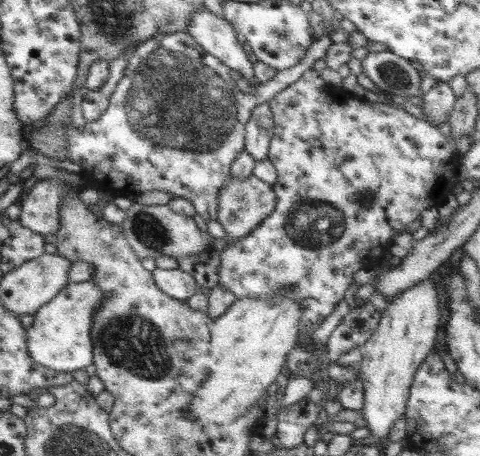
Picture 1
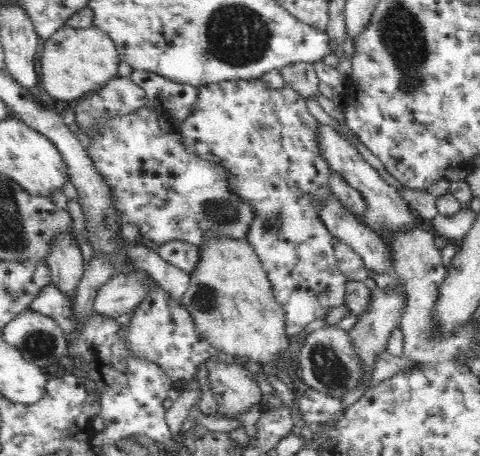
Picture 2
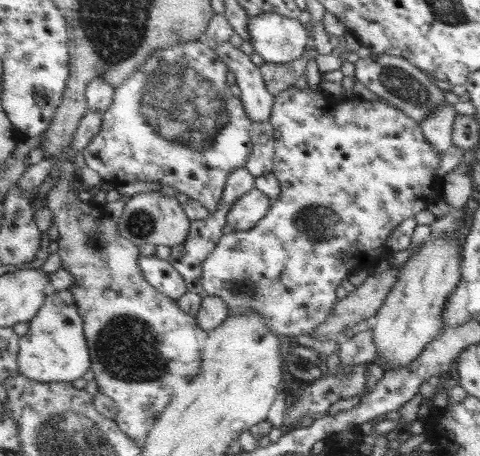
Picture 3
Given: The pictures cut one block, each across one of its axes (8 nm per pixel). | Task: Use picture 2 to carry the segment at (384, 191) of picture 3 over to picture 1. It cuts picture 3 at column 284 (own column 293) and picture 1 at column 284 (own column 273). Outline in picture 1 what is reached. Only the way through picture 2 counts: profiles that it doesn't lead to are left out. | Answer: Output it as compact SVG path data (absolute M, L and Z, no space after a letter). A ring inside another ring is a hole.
M307 70L297 82L293 82L287 90L283 90L279 96L275 96L271 102L271 108L275 112L275 122L277 122L277 132L275 138L271 140L271 150L269 150L269 158L271 164L275 164L277 172L279 172L279 184L275 186L277 196L279 196L279 208L275 210L275 214L271 214L271 218L267 218L267 222L263 222L251 236L243 238L243 242L237 242L235 246L227 248L221 254L221 268L219 268L219 278L221 278L221 286L229 288L231 292L235 292L239 298L267 298L271 294L281 292L283 288L295 288L295 298L305 306L305 314L303 314L303 330L311 328L311 336L315 334L315 330L319 328L319 324L335 310L335 306L343 300L343 292L351 286L353 276L361 270L371 272L375 268L381 266L381 256L389 254L389 246L391 246L391 238L399 236L403 232L403 228L415 220L421 220L421 212L423 210L431 210L431 208L439 208L445 198L449 194L453 194L455 184L459 182L457 178L457 168L459 168L459 160L461 156L455 152L455 148L451 148L447 144L447 140L437 132L435 126L431 126L427 120L417 120L411 114L407 114L401 106L387 106L387 104L375 104L375 102L367 102L365 98L357 98L351 92L347 92L343 86L329 86L321 80L321 72L317 70Z

